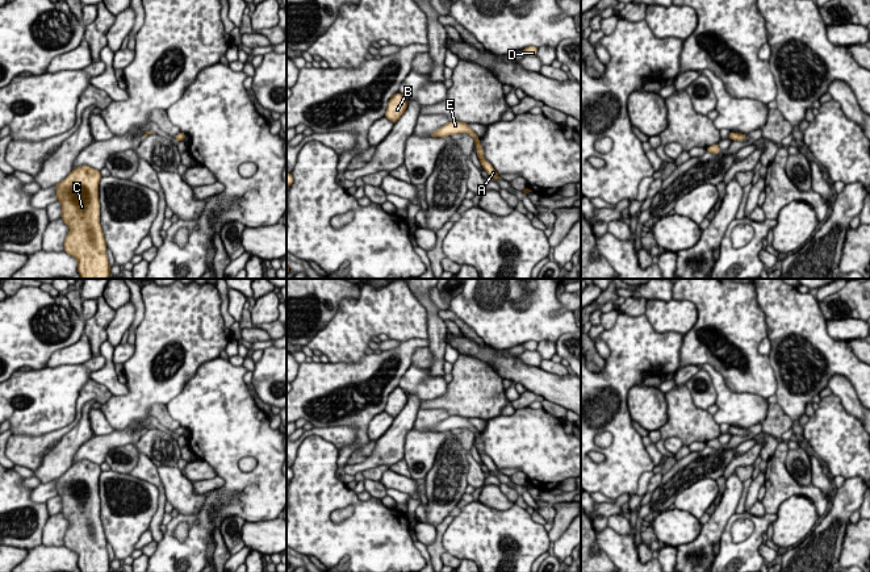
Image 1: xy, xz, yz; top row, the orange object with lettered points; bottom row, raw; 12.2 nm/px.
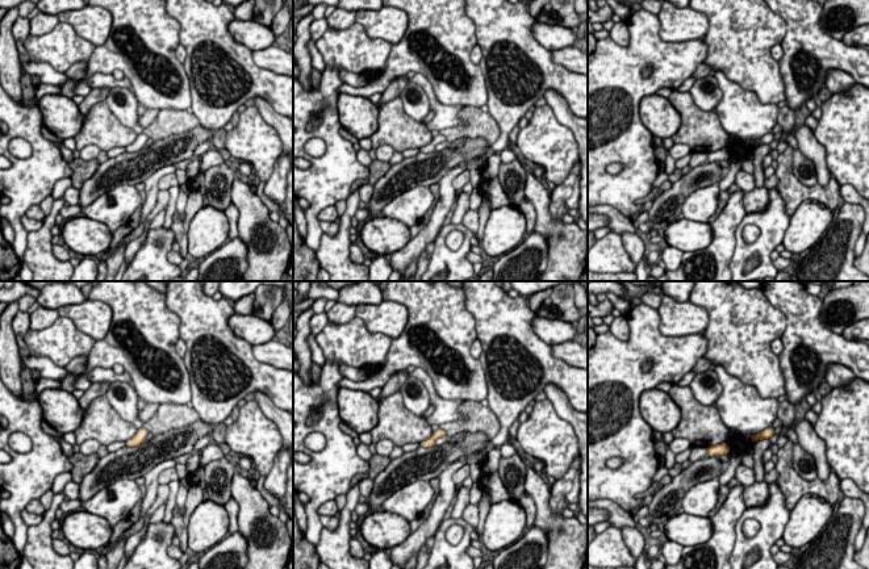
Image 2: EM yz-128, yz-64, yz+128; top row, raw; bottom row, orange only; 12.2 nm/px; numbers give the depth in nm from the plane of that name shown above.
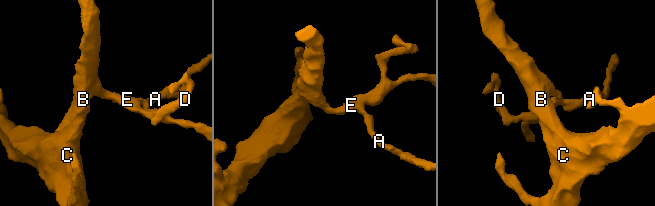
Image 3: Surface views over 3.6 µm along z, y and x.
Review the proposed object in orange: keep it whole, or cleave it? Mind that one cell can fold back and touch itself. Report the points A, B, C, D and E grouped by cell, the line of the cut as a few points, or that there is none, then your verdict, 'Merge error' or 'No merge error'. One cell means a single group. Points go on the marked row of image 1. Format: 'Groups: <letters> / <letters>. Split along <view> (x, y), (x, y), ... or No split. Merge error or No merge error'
Groups: A B C D E. No split. No merge error

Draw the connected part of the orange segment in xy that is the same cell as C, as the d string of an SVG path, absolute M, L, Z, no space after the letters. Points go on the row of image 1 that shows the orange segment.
M84 164L55 185L57 201L62 203L60 218L70 227L63 251L78 260L80 279L108 279L110 275L100 224L101 178L99 170Z

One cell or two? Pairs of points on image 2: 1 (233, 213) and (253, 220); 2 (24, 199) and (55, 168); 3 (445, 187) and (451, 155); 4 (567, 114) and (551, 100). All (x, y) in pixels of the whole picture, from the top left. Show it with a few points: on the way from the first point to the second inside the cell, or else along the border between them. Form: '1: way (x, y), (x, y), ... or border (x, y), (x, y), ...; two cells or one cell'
1: border (232, 201), (238, 210), (238, 235); two cells
2: way (32, 191), (47, 175); one cell
3: border (456, 166), (438, 182); two cells
4: way (563, 111), (555, 103); one cell

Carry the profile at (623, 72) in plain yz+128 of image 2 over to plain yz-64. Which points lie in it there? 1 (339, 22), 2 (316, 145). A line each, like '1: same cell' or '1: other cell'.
1: other cell
2: other cell

